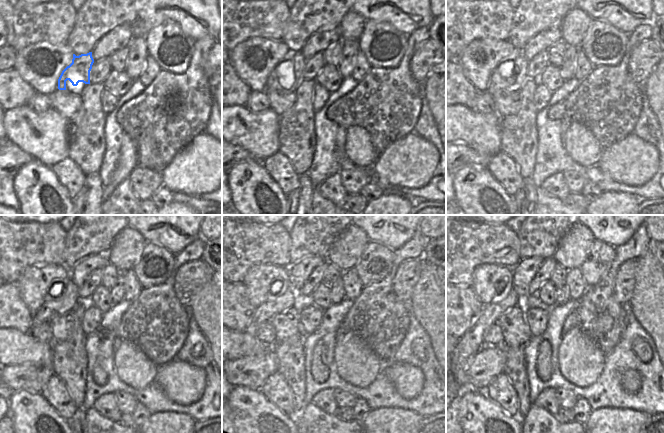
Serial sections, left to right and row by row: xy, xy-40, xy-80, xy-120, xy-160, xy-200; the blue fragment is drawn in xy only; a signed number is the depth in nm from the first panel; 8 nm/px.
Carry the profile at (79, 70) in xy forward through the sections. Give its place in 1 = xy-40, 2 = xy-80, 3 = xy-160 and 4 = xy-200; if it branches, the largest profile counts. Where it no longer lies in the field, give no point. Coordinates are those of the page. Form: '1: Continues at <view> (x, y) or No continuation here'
1: Continues at xy-40 (290, 82)
2: Continues at xy-80 (519, 75)
3: Continues at xy-160 (265, 312)
4: Continues at xy-200 (472, 342).

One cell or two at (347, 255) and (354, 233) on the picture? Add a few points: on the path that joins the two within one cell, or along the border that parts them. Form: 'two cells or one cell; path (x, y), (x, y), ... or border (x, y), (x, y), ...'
one cell; path (347, 250), (353, 238)

